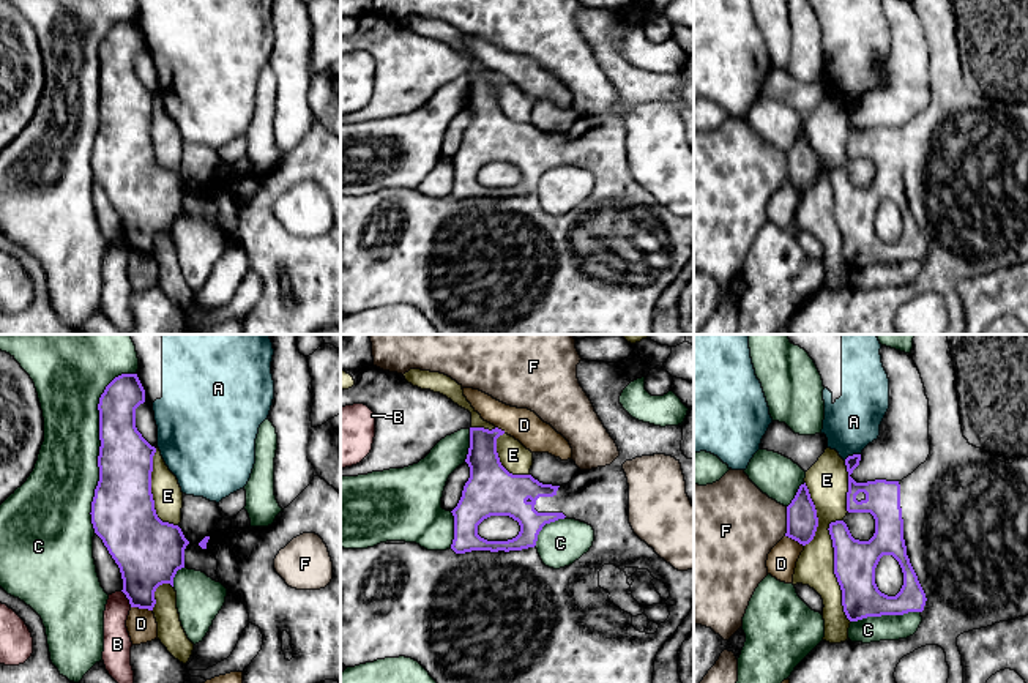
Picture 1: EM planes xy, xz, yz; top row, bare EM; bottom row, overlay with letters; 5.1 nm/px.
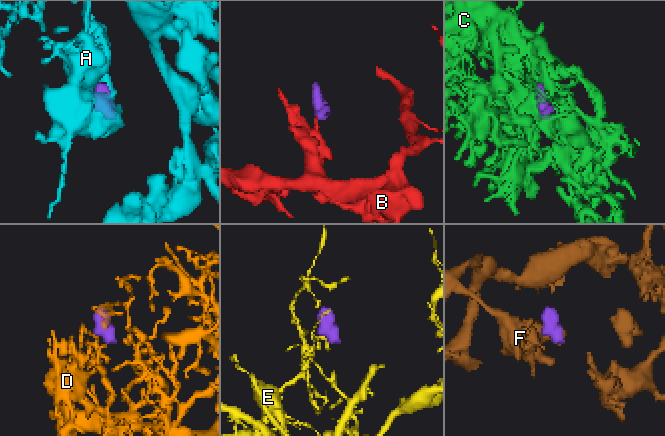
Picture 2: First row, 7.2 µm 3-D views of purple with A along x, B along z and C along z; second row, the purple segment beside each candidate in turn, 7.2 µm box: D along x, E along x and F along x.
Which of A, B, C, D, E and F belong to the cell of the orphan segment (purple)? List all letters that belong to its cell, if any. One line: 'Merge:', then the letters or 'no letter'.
Merge: no letter

